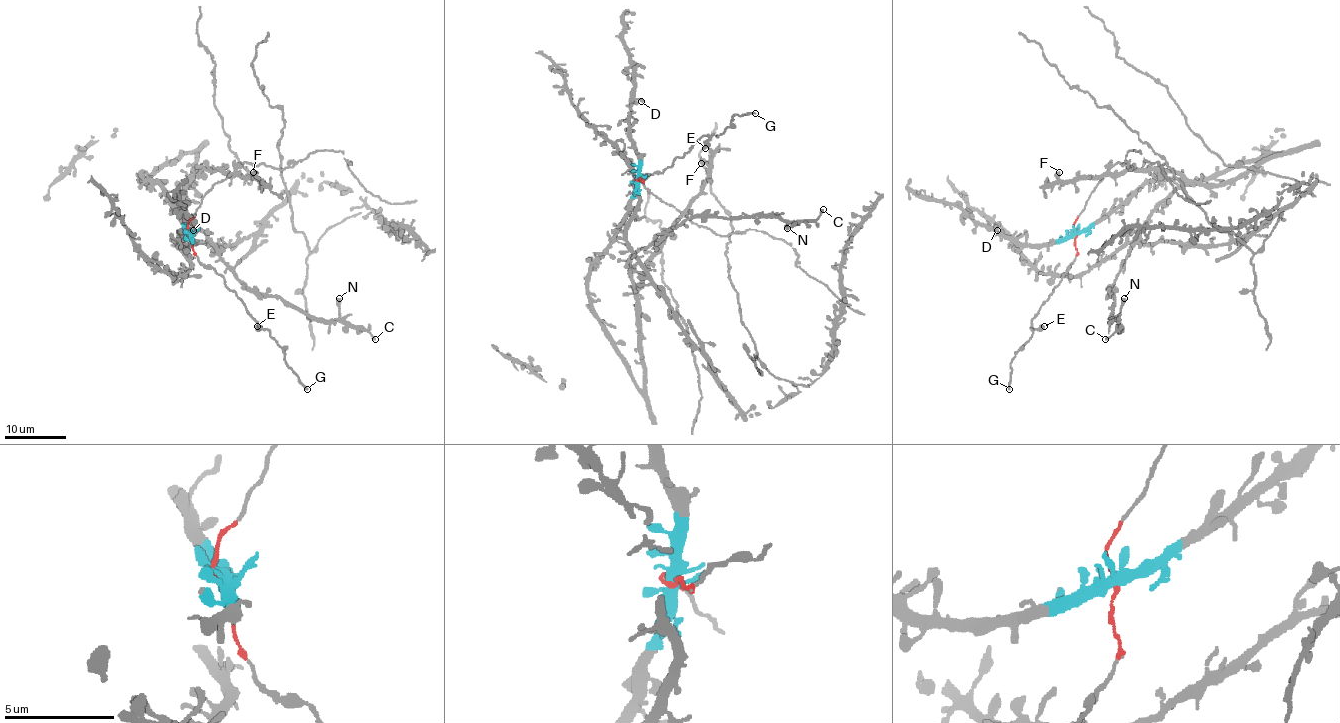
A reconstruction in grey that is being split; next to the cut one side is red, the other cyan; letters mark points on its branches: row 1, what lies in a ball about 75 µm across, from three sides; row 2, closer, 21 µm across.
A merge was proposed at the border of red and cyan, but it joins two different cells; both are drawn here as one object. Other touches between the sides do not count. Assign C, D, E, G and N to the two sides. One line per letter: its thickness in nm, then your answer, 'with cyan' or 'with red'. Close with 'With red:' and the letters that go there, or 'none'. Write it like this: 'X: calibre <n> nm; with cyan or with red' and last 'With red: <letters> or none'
C: calibre 240 nm; with cyan
D: calibre 140 nm; with cyan
E: calibre 550 nm; with red
G: calibre 200 nm; with red
N: calibre 440 nm; with cyan
With red: E, G

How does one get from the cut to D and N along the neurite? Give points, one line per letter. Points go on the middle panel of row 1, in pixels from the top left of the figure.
D: (637, 180), (639, 159), (629, 134), (629, 104), (634, 99), (640, 101)
N: (637, 180), (629, 213), (593, 267), (588, 302), (640, 389), (631, 259), (697, 217), (780, 217), (788, 228)

